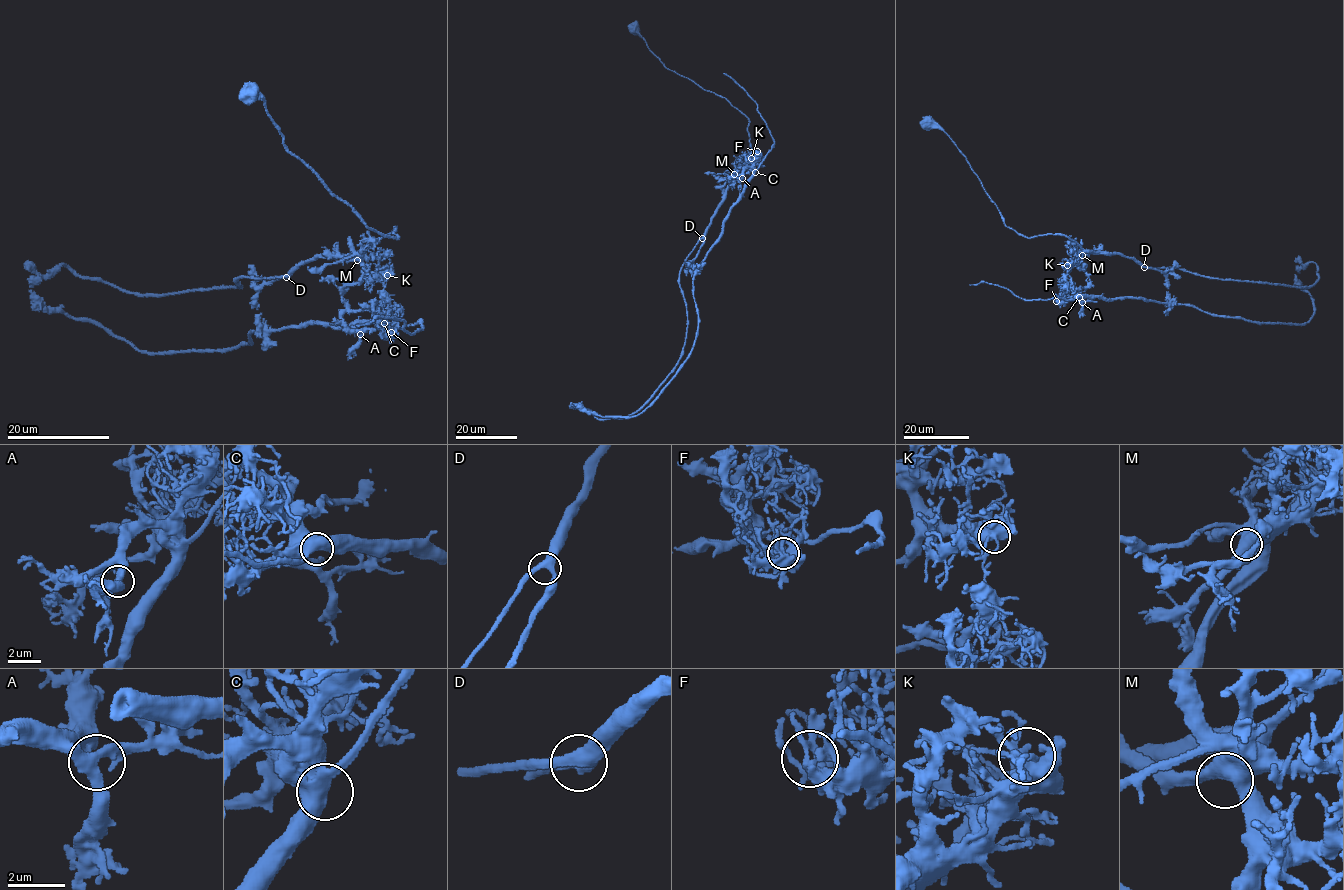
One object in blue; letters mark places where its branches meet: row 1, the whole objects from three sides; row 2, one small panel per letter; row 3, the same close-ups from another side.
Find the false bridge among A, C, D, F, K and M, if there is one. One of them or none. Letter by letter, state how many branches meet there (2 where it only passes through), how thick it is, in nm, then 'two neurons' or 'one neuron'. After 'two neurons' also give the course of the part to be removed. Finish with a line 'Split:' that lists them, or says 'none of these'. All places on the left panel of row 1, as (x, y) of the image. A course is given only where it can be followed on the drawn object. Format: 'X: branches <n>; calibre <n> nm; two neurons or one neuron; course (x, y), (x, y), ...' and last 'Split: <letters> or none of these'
A: branches 3; calibre 360 nm; one neuron
C: branches 3; calibre 480 nm; one neuron
D: branches 3; calibre 380 nm; one neuron
F: branches 3; calibre 380 nm; one neuron
K: branches 3; calibre 440 nm; two neurons; course (386, 276), (380, 320), (260, 328), (251, 343), (214, 351), (140, 351), (88, 320), (50, 311), (29, 290)
M: branches 3; calibre 500 nm; one neuron
Split: K

